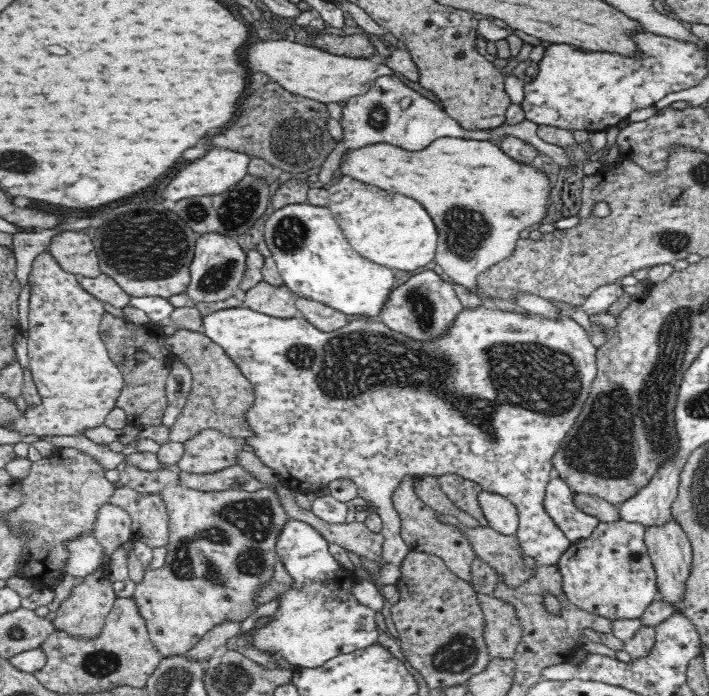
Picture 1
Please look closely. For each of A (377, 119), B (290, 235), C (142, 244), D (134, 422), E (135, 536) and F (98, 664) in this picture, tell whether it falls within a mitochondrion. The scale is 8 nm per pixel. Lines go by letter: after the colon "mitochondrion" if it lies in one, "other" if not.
A: mitochondrion
B: mitochondrion
C: mitochondrion
D: other
E: other
F: mitochondrion

